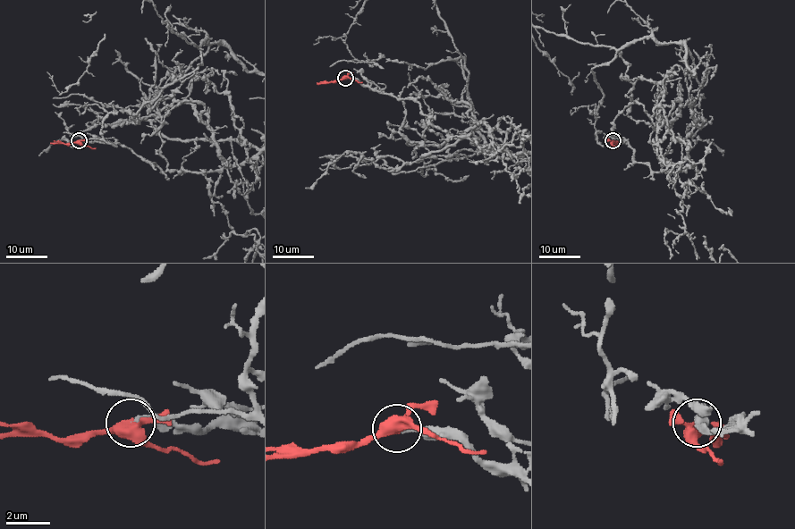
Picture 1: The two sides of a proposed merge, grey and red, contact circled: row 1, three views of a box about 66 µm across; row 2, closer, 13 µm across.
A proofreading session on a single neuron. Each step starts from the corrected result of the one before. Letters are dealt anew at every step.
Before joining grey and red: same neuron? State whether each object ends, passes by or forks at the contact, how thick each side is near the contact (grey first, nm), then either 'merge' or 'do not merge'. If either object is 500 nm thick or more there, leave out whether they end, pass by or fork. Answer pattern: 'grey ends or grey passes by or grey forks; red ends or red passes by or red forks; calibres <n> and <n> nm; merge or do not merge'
grey ends; red forks; calibres 200 and 420 nm; merge

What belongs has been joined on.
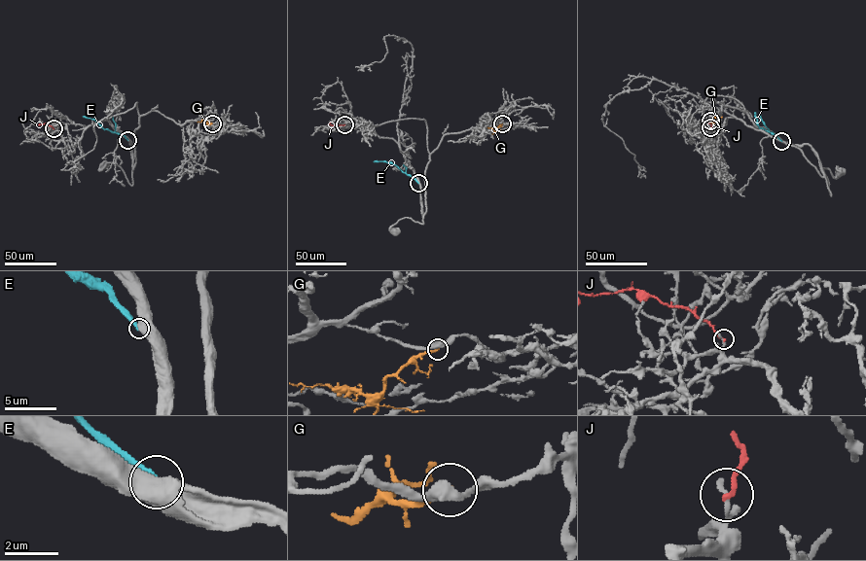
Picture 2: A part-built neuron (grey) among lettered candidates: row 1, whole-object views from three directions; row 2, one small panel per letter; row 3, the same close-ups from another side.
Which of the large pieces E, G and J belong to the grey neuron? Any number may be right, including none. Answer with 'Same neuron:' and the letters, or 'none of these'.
Same neuron: none of these

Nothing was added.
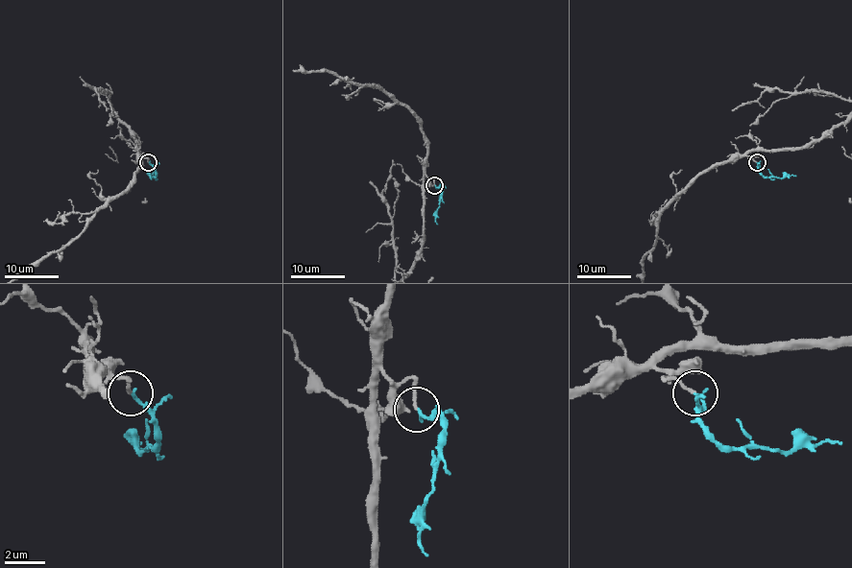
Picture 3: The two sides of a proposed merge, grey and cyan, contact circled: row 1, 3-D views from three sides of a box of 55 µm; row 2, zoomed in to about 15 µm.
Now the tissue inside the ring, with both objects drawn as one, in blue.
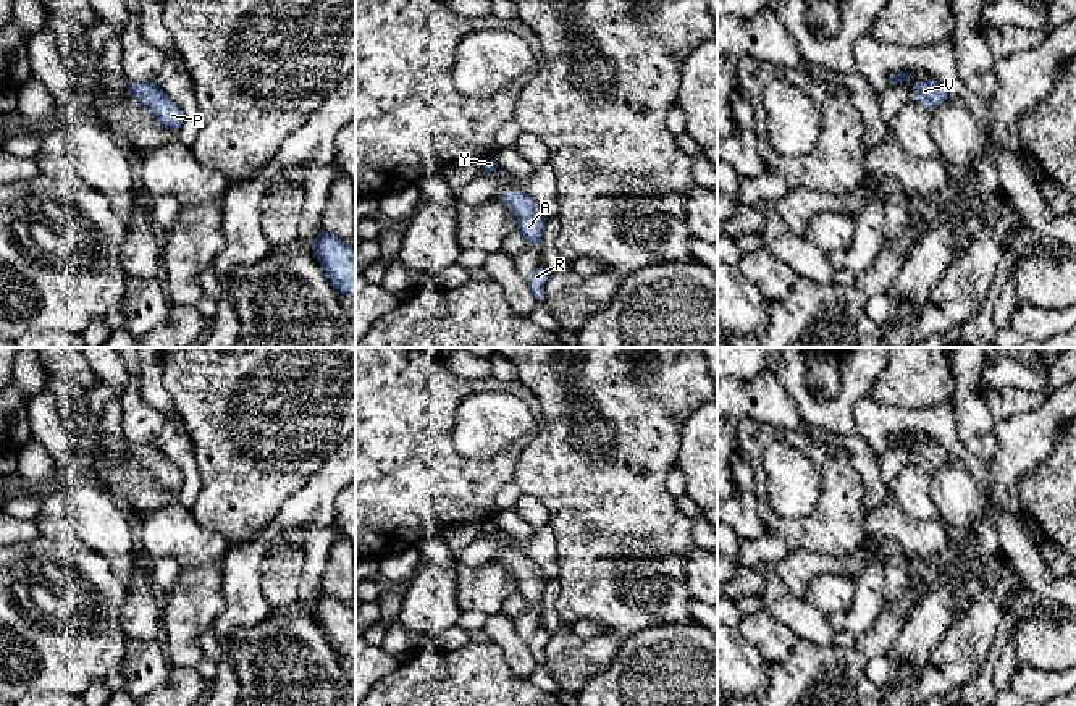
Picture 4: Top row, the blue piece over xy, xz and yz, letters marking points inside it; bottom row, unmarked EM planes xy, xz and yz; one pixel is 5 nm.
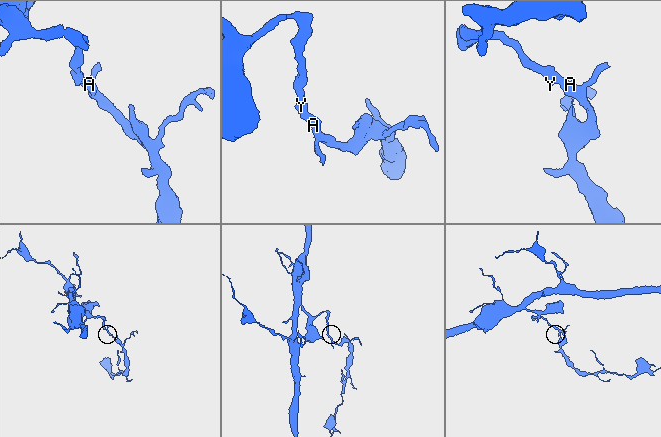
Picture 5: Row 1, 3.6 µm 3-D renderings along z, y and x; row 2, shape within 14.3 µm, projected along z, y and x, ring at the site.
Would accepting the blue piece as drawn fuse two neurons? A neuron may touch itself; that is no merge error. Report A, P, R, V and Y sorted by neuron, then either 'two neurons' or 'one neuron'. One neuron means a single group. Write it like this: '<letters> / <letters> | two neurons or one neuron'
A P R V Y | one neuron

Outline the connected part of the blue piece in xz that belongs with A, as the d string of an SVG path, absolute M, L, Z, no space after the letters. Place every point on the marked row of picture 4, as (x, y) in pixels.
M511 191L507 194L499 194L494 200L515 213L519 231L530 246L540 250L541 233L548 216L533 199L523 191Z

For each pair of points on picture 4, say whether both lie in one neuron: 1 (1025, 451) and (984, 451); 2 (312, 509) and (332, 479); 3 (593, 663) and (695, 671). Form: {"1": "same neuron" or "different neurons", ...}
{"1": "different neurons", "2": "same neuron", "3": "different neurons"}

